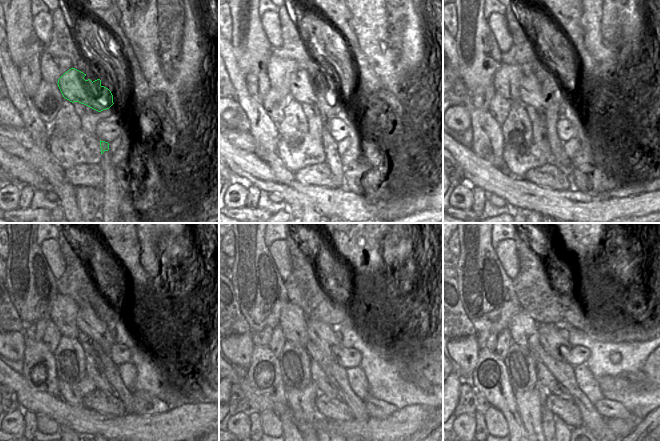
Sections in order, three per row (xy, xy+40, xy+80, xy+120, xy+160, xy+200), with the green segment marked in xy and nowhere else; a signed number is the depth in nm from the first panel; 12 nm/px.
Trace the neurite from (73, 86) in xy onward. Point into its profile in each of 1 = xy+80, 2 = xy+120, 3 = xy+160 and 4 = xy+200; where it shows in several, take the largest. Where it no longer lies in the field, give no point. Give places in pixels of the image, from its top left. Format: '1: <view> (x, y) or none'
1: xy+80 (543, 95)
2: xy+120 (87, 321)
3: xy+160 (322, 334)
4: xy+200 (550, 339)

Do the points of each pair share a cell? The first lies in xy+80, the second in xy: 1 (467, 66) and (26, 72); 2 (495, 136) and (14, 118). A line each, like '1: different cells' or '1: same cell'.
1: different cells
2: different cells

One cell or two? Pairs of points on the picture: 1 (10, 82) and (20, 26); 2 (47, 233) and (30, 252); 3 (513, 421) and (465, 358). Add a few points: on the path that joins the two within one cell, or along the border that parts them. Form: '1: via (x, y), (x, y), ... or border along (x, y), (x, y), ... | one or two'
1: border along (10, 55), (17, 67) | two
2: border along (36, 233), (36, 242), (39, 245) | two
3: border along (480, 349), (472, 373), (472, 386) | two

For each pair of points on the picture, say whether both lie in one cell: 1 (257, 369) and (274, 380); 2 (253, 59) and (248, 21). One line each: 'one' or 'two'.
1: one
2: one

